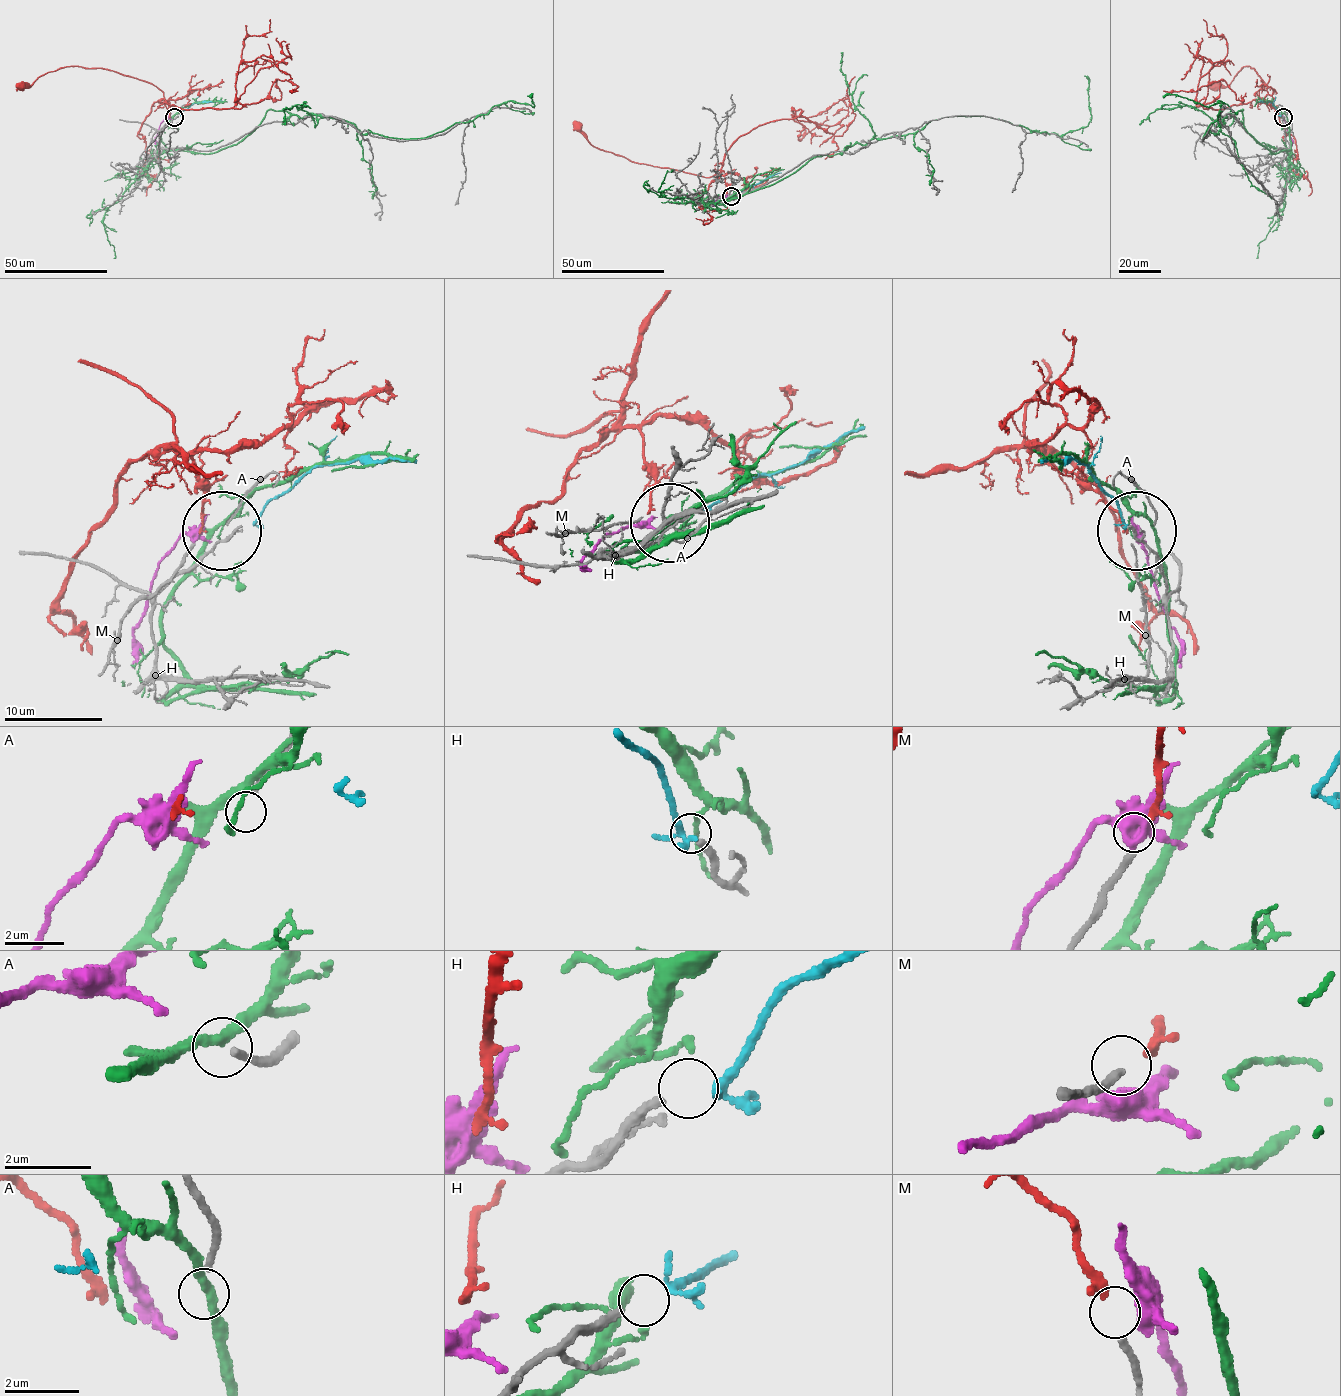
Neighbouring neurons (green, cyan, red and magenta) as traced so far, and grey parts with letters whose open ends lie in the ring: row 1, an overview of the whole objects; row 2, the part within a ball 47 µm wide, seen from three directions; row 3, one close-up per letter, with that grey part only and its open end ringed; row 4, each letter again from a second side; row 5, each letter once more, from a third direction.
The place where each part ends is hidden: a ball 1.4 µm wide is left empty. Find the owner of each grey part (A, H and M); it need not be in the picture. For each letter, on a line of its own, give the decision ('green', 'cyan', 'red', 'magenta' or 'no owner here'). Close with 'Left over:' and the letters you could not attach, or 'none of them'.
A: no owner here
H: cyan
M: red
Left over: A

